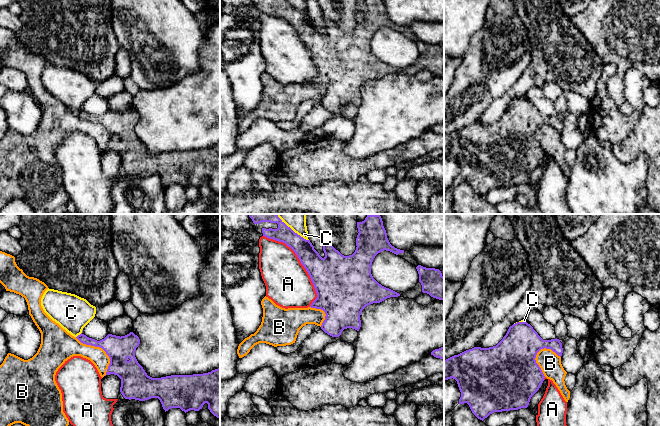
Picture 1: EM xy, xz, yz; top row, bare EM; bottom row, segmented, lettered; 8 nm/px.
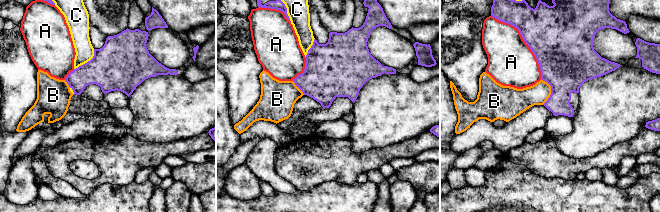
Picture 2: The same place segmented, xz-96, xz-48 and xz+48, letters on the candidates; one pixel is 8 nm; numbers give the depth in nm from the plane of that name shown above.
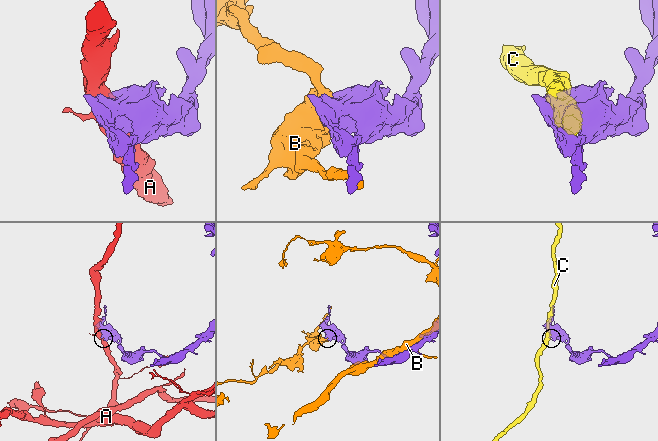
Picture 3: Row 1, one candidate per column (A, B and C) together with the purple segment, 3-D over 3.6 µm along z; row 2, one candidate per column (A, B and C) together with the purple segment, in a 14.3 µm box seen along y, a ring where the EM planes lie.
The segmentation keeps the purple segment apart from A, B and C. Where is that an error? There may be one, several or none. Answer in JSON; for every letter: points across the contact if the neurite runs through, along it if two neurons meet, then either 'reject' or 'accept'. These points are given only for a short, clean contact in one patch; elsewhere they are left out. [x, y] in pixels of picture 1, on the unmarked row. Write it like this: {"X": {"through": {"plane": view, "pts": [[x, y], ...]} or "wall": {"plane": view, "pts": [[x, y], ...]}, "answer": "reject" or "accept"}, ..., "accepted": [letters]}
{"A": {"answer": "reject"}, "B": {"answer": "reject"}, "C": {"answer": "reject"}, "accepted": []}

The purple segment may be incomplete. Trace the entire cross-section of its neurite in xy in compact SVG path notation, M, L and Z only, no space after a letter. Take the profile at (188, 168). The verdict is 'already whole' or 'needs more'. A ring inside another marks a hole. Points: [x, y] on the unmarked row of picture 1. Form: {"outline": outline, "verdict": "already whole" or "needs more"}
{"outline": "M133 108L121 113L108 110L100 117L82 109L76 114L106 128L110 134L106 151L114 150L121 155L120 168L125 175L158 174L165 188L180 184L185 189L199 187L207 179L210 188L220 195L220 143L203 150L152 154L135 133L140 115Z", "verdict": "already whole"}

